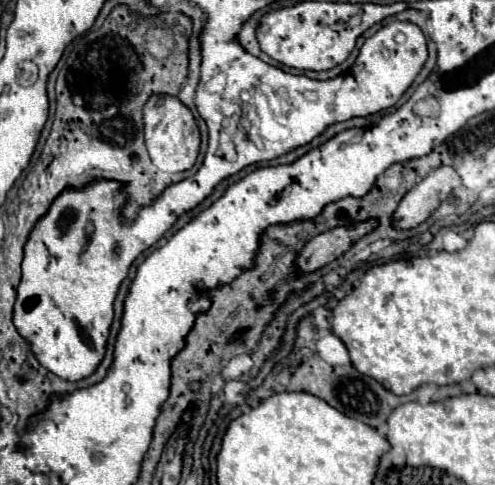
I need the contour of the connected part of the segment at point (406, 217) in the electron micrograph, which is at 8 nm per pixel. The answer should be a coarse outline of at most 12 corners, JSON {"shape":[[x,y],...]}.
{"shape":[[437,167],[395,211],[395,225],[423,223],[459,185],[453,167]]}

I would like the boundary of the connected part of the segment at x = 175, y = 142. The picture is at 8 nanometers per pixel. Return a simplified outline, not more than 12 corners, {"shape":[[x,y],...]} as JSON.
{"shape":[[173,95],[143,107],[145,145],[167,173],[191,169],[199,127]]}

